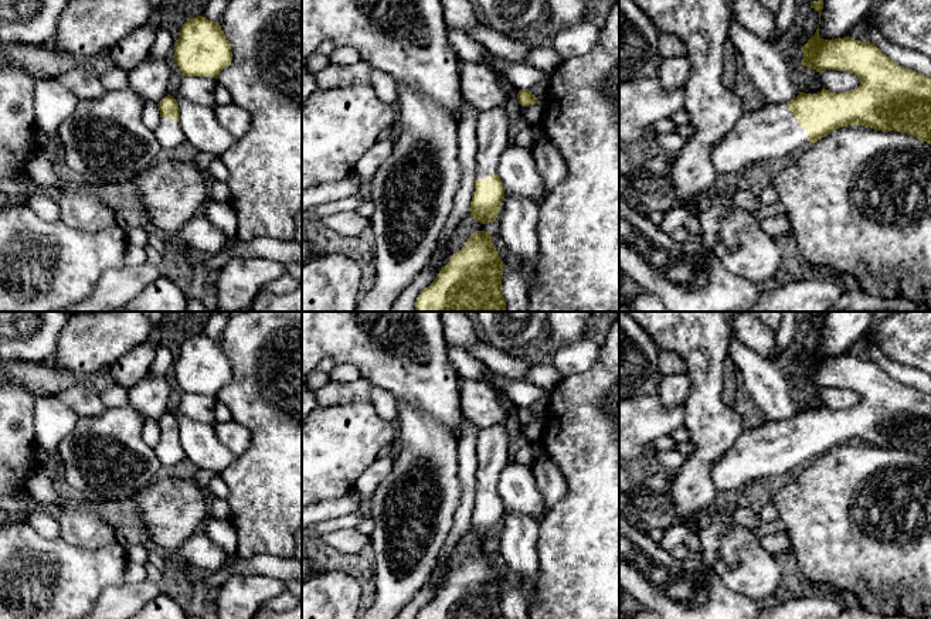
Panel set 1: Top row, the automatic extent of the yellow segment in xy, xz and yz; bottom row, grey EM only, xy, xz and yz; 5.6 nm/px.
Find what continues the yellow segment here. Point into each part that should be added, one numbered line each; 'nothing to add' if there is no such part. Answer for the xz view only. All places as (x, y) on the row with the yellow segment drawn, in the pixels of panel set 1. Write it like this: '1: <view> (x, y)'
1: xz (492, 132)

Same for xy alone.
1: xy (169, 133)

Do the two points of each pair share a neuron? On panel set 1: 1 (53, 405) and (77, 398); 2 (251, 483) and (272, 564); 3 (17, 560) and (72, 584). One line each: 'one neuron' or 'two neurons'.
1: two neurons
2: two neurons
3: one neuron

